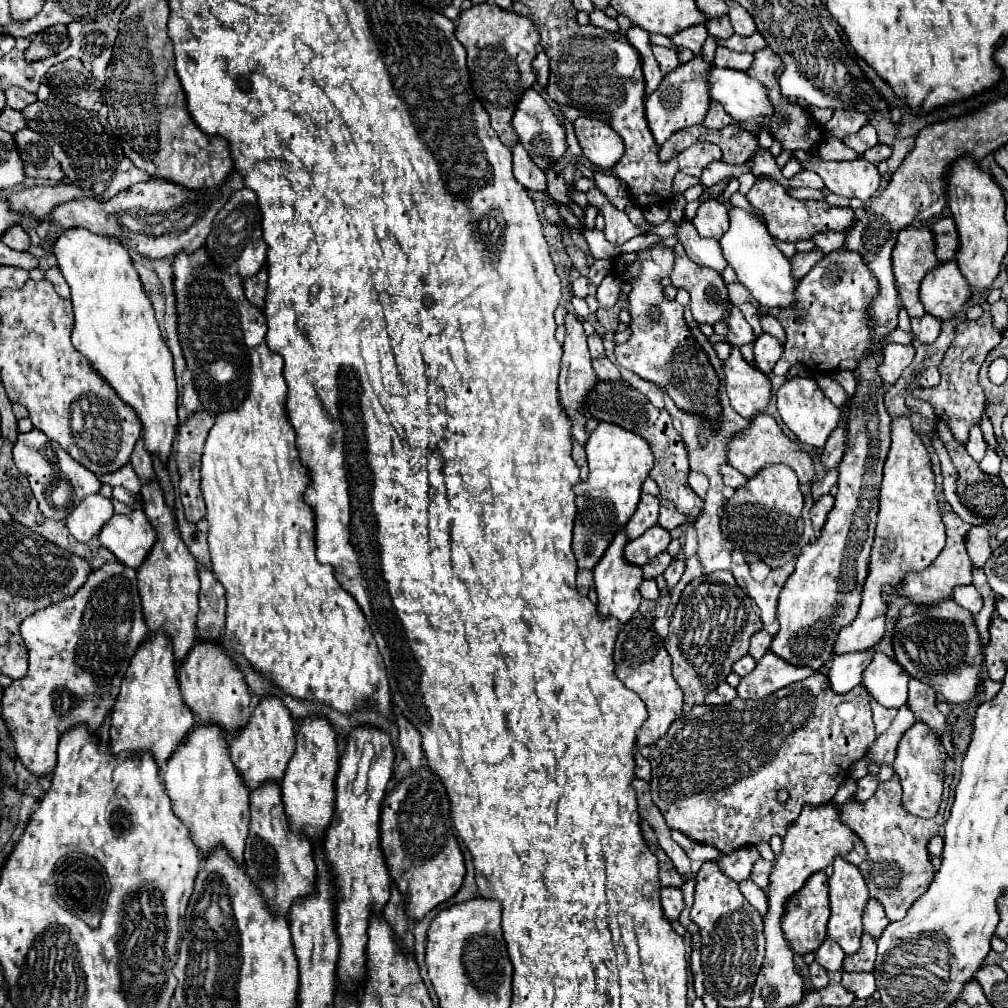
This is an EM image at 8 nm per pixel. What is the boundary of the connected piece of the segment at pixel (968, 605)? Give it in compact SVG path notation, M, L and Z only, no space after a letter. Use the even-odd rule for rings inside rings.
M957 586L955 594L953 594L953 600L961 608L969 610L971 614L977 614L981 610L981 606L983 606L983 598L981 598L981 594L977 592L975 586Z

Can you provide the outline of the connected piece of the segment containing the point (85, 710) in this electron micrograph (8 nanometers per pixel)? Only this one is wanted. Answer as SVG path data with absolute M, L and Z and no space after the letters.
M113 562L91 572L89 580L75 596L25 618L21 624L21 636L29 648L29 672L5 688L1 716L11 730L17 756L23 766L37 778L51 778L61 734L79 724L85 724L89 734L97 734L99 726L115 704L129 660L147 638L135 570L121 562Z

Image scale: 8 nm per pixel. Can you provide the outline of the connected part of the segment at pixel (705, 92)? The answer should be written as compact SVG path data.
M701 54L695 56L695 60L679 66L671 74L667 74L661 82L661 86L647 96L645 100L645 120L649 120L649 130L653 132L653 138L657 140L657 146L663 146L663 142L683 128L701 124L701 120L707 114L709 108L709 86L707 86L707 72L711 66L701 58Z

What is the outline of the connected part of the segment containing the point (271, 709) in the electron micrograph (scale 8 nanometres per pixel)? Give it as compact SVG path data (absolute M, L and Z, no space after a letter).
M263 698L255 708L255 712L251 714L249 724L241 728L237 738L229 740L231 762L233 766L237 766L249 790L257 790L265 782L281 784L281 776L285 776L287 762L293 756L293 748L295 748L293 718L289 710L281 704L281 700L275 700L275 698Z

